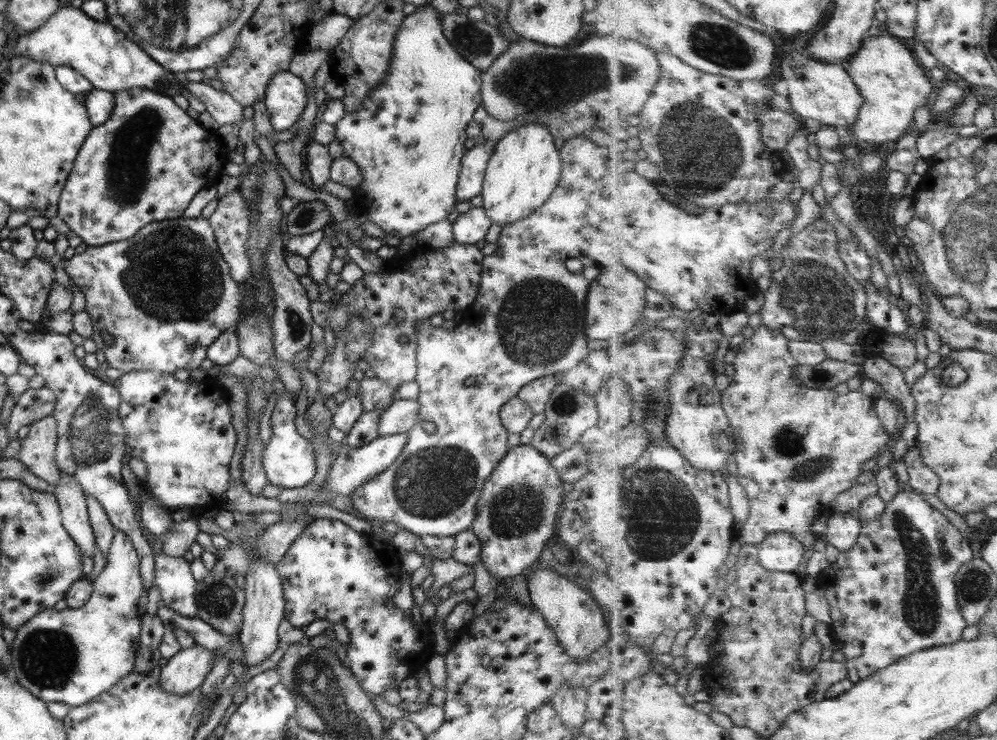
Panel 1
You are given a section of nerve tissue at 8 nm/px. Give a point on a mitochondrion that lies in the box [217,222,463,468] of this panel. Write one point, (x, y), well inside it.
(295, 325)

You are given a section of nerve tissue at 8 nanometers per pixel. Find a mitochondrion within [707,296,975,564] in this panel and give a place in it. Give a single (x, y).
(787, 442)

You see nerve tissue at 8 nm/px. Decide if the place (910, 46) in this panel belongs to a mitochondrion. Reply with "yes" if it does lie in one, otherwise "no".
no

